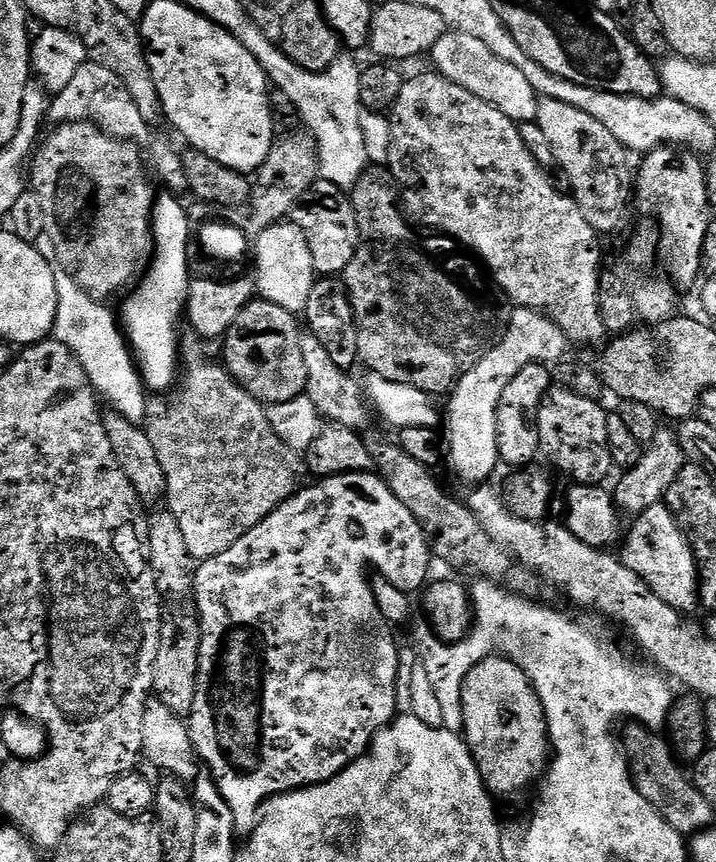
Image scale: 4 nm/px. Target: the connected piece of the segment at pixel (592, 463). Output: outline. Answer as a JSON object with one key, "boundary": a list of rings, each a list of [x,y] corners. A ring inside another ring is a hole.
{"boundary":[[[559,386],[553,387],[540,402],[536,411],[536,433],[540,439],[539,455],[545,456],[557,473],[565,472],[576,484],[599,485],[613,464],[606,426],[609,413],[602,403],[582,398]]]}

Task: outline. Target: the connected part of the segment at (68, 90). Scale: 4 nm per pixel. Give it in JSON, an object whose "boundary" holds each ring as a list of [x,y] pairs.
{"boundary":[[[91,62],[83,64],[70,84],[51,97],[47,119],[53,125],[85,120],[88,124],[97,124],[106,135],[137,146],[143,145],[144,139],[149,139],[150,125],[146,118],[142,118],[138,106],[134,106],[134,98],[130,98],[130,90],[126,90],[122,78],[118,78],[114,70],[106,70],[106,66]]]}

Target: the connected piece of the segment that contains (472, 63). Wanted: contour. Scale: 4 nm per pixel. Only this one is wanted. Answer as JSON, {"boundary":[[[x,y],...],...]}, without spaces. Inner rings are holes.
{"boundary":[[[449,30],[432,48],[430,59],[433,60],[435,71],[447,80],[454,82],[478,94],[483,100],[489,100],[494,106],[498,106],[509,118],[517,122],[535,121],[540,109],[541,97],[530,78],[522,72],[518,66],[498,58],[486,42],[474,38],[474,34]]]}

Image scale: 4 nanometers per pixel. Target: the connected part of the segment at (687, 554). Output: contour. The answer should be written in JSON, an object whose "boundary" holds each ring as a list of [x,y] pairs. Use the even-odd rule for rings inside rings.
{"boundary":[[[661,502],[650,506],[642,515],[631,521],[632,529],[627,529],[623,537],[624,549],[618,552],[625,566],[634,570],[642,582],[649,584],[674,610],[692,614],[700,608],[700,574],[696,571],[696,559],[692,553],[686,534],[676,521],[676,515],[668,509],[667,503]]]}

